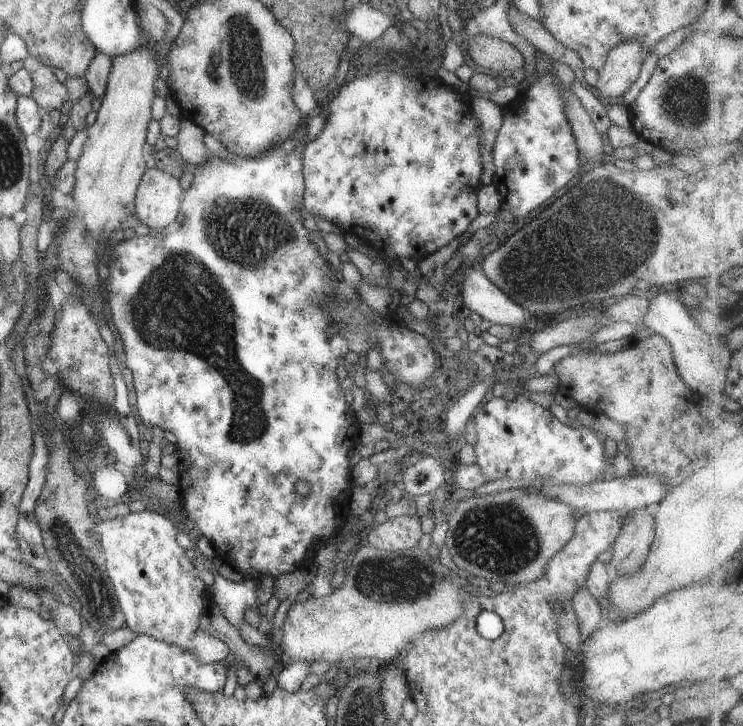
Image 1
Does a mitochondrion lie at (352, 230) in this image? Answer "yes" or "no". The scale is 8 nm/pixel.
no

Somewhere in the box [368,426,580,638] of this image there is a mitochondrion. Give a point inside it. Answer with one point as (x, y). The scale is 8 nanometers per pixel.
(502, 537)

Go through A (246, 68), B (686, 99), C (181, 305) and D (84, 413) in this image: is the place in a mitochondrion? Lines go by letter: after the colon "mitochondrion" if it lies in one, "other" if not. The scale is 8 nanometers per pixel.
A: mitochondrion
B: mitochondrion
C: mitochondrion
D: other

